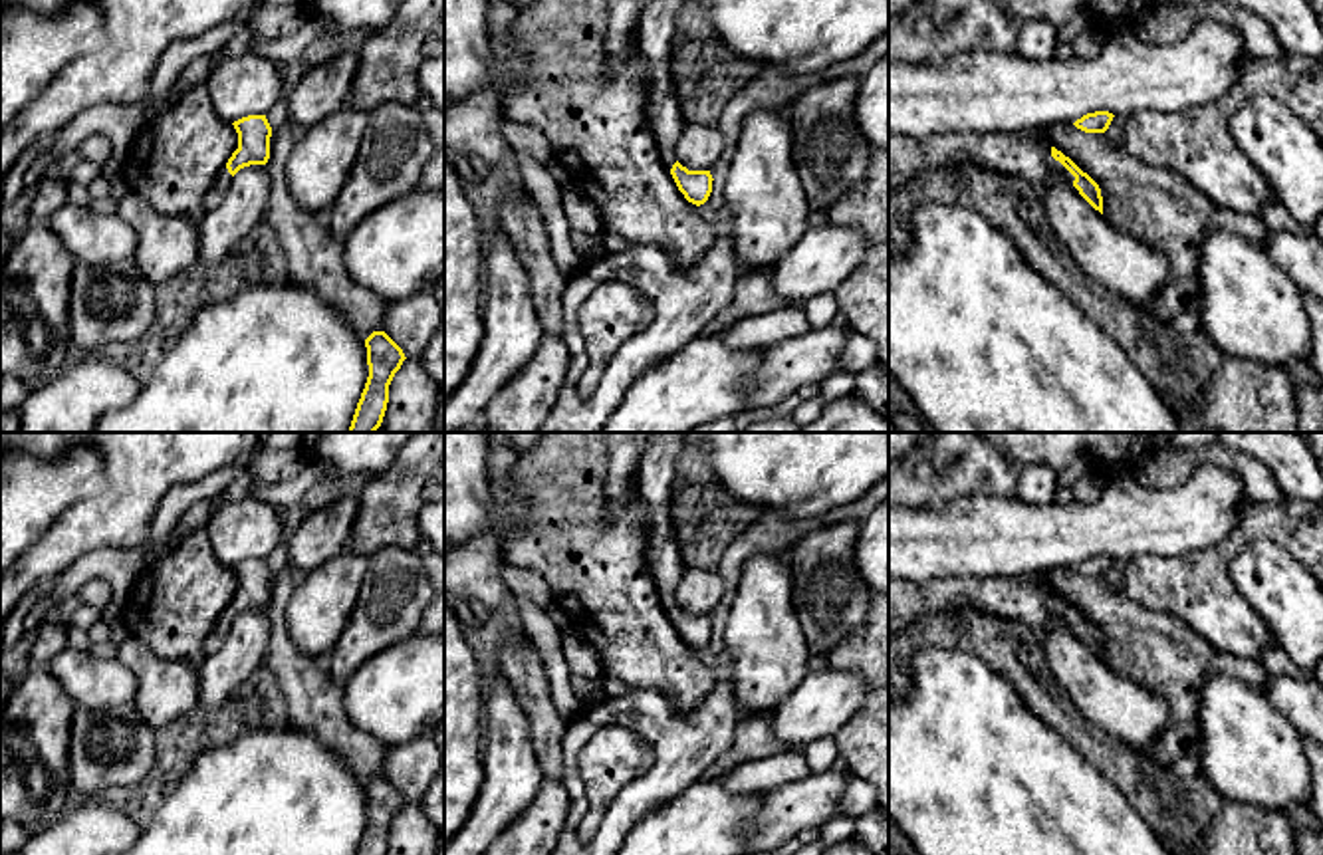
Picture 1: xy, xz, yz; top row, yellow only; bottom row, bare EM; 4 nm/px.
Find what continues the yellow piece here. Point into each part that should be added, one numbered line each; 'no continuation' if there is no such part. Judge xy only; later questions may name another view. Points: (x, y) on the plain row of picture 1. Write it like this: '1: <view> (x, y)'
1: xy (217, 635)

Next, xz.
1: xz (655, 479)

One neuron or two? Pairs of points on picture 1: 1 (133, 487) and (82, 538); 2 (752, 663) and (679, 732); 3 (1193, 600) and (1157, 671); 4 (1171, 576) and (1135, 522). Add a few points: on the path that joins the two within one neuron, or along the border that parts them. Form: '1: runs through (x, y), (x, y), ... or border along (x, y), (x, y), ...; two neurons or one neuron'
1: runs through (121, 498), (94, 526); one neuron
2: border along (728, 677), (734, 701), (748, 713); two neurons
3: border along (1139, 602), (1157, 611), (1171, 613), (1218, 649); two neurons
4: border along (1201, 548), (1169, 556), (1137, 554), (1125, 564); two neurons

